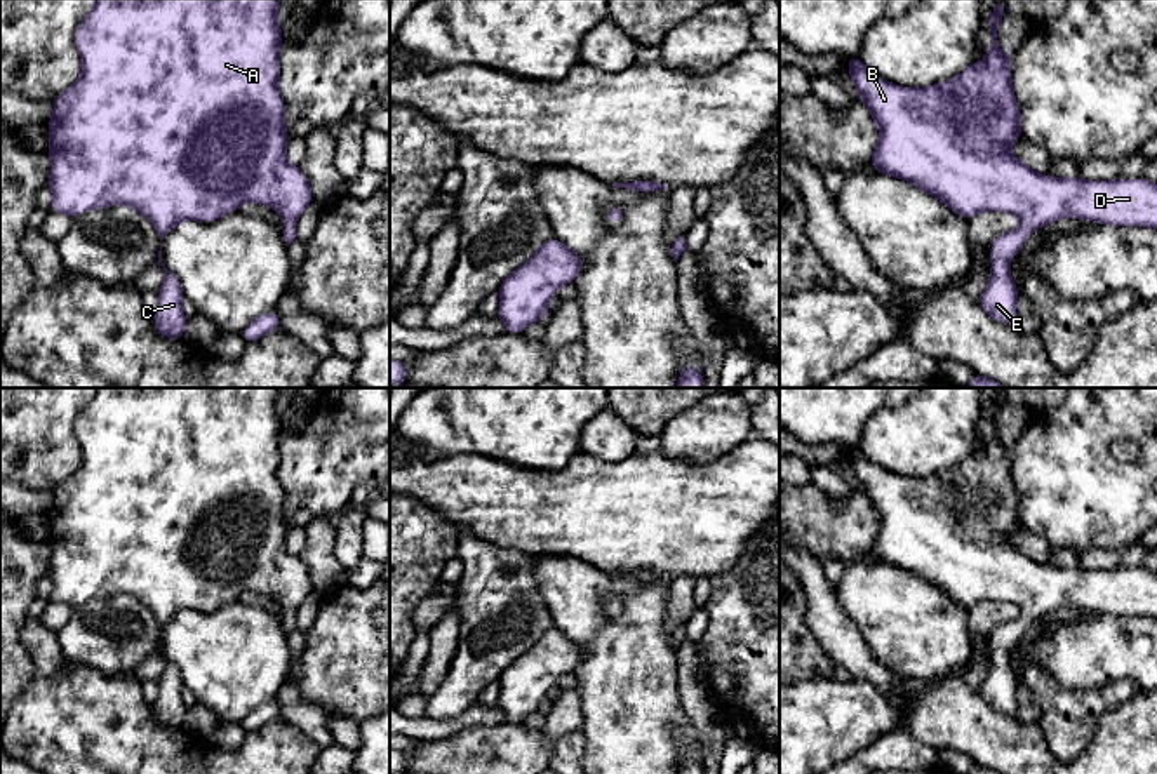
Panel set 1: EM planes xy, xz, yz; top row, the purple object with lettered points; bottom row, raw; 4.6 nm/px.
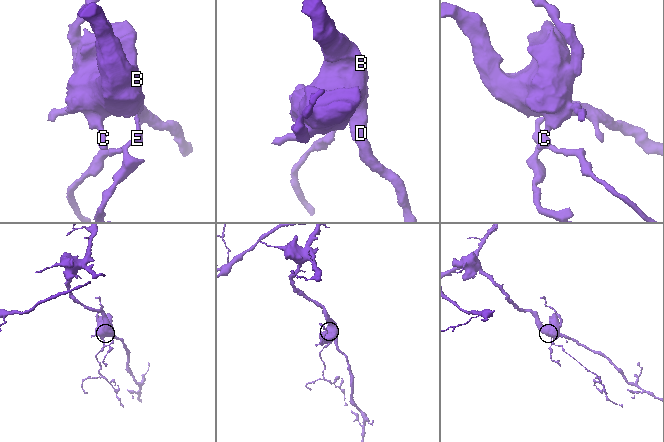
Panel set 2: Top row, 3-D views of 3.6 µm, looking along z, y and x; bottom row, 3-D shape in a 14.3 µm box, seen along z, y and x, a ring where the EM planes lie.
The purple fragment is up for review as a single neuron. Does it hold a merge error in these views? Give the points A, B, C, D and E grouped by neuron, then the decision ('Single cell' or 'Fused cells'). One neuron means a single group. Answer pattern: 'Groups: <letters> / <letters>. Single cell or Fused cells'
Groups: A B C D E. Single cell

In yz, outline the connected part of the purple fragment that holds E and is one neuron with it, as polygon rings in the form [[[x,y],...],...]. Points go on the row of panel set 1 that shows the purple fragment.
[[[997,0],[990,12],[992,43],[985,61],[971,61],[955,80],[924,89],[898,87],[872,75],[859,56],[846,57],[859,103],[870,110],[880,130],[880,139],[870,157],[877,172],[910,181],[966,221],[981,210],[1011,212],[1021,219],[1018,230],[992,240],[990,280],[978,299],[993,320],[1014,325],[1020,289],[1011,280],[1009,259],[1032,231],[1061,217],[1080,217],[1114,226],[1157,228],[1157,184],[1143,177],[1117,177],[1114,181],[1049,177],[1032,170],[1009,151],[1009,144],[1021,139],[1023,134],[1011,78],[1013,54],[1002,52],[997,42],[999,23],[1007,12],[1004,2]]]

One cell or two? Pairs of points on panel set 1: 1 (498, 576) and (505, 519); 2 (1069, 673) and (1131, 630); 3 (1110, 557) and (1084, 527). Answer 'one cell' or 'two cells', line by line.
1: two cells
2: one cell
3: two cells

